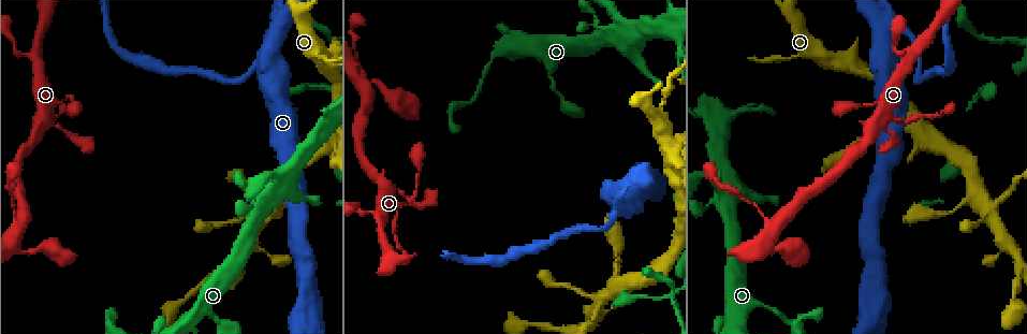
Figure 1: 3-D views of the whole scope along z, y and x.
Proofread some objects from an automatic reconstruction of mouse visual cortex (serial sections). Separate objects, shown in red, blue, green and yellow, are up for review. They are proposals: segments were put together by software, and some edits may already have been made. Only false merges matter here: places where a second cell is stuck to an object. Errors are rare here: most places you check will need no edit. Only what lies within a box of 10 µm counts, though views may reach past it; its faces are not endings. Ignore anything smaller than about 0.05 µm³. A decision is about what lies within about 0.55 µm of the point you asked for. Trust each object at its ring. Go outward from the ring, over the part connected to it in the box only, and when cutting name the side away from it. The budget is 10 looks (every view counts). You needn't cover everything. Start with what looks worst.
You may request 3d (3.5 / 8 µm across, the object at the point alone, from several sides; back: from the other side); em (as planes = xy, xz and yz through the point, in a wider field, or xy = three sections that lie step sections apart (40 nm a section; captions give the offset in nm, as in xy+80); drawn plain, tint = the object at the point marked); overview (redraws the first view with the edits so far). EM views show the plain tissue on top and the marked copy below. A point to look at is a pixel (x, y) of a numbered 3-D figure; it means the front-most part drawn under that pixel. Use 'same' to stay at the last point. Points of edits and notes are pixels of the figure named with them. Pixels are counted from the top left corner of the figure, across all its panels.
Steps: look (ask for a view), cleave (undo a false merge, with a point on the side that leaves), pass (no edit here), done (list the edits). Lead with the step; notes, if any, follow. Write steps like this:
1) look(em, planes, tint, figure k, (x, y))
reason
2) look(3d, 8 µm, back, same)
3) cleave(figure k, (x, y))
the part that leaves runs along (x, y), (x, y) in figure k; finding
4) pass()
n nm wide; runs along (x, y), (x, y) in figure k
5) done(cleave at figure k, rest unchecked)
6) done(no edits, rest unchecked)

look(3d, 3.5 µm, figure 1, (277, 29))

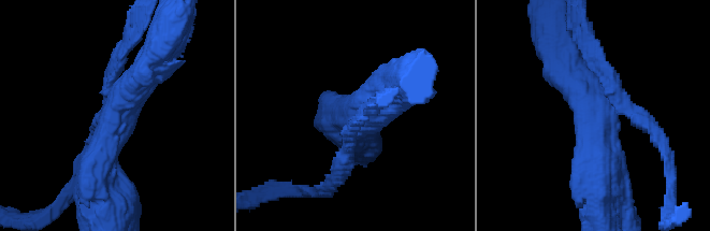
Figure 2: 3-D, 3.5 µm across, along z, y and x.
look(em, xy, step 1, tint, figure 2, (114, 115))
4 arms; arms of 200, 250, 450, 500 nm; shape alone is not enough

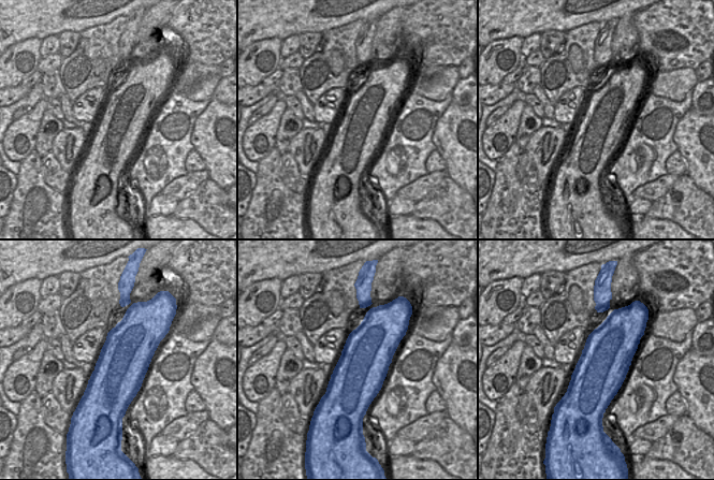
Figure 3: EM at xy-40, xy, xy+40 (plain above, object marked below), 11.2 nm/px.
pass()
runs along (605, 182), (598, 118), (623, 102), (654, 132) in figure 2; continuous, no second cell

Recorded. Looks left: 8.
look(3d, 3.5 µm, figure 1, (40, 60))
calibre changes

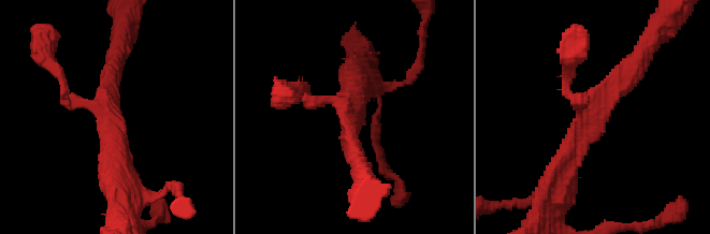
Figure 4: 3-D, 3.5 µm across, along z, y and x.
look(em, xy, step 2, tint, figure 4, (110, 116))
3 arms; arms of 150, 300, 400 nm; need the tissue

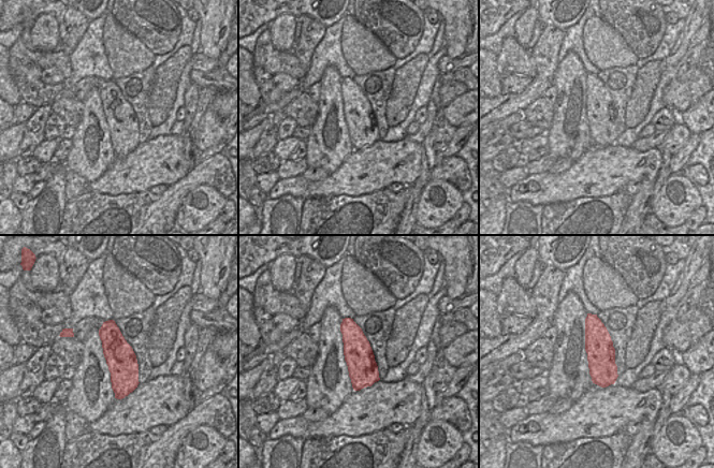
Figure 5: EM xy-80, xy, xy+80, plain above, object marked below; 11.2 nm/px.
pass()
runs along (563, 183), (571, 146), (640, 58) in figure 4; one cell here

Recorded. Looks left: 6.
look(3d, 8 µm, figure 1, (365, 87))
abrupt turn

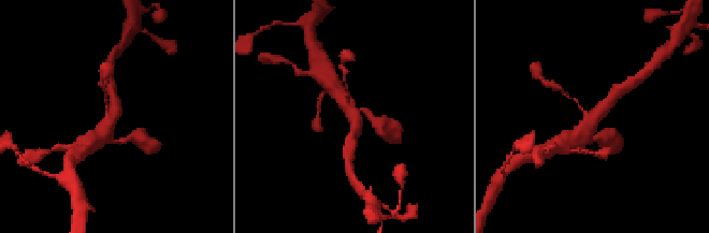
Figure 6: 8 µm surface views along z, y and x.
look(3d, 3.5 µm, same)
closer look

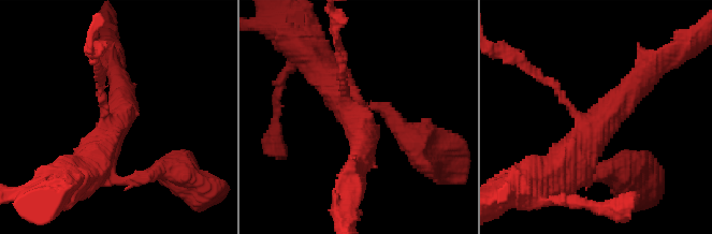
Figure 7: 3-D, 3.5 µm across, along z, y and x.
look(em, xy, step 5, tint, figure 7, (594, 123))
now the EM

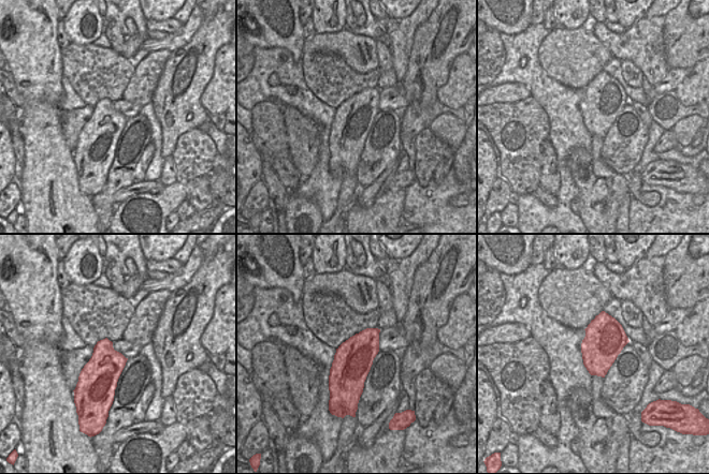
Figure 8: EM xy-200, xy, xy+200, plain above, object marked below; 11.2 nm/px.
pass()
arms of 100, 200, 350, 500 nm; runs along (644, 72), (595, 125), (586, 178) in figure 7; continuous, no second cell

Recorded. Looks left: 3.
look(em, xy, step 2, tint, figure 1, (602, 297))
looks like a crossing

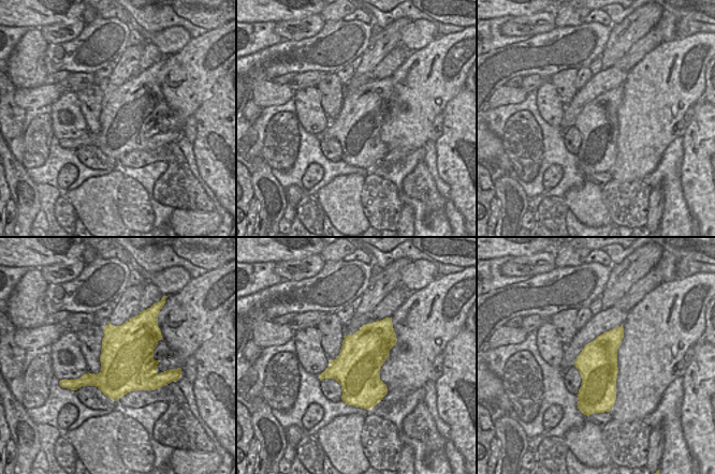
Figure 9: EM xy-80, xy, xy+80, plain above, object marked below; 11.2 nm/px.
look(3d, 3.5 µm, same)

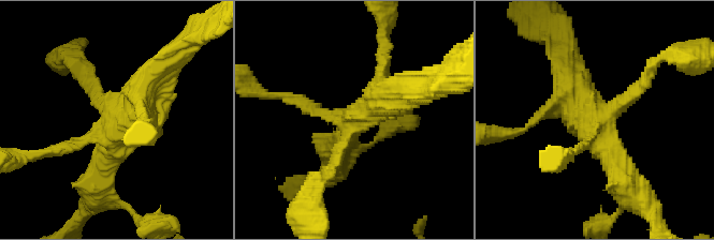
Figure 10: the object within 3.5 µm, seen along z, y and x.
pass()
4 arms; arms of 150, 200, 400, 450 nm; runs along (568, 79), (570, 95), (628, 194) in figure 10; one cell here

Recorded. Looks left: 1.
done(no edits, rest unchecked)

